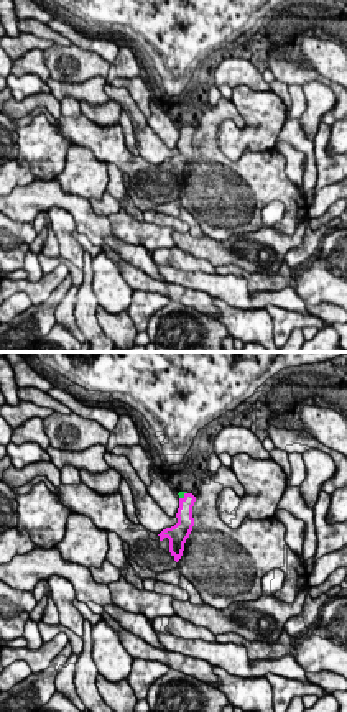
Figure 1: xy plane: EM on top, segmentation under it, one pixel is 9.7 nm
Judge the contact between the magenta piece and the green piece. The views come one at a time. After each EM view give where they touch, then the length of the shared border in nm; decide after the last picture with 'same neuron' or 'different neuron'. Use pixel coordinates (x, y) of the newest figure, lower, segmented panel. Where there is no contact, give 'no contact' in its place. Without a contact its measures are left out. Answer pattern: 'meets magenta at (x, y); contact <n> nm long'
meets magenta at (185, 495); contact 110 nm long

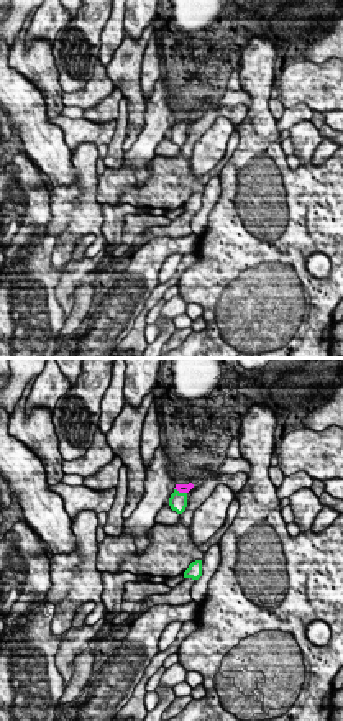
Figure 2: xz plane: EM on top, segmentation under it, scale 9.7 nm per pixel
meets magenta at (181, 491); contact 140 nm long

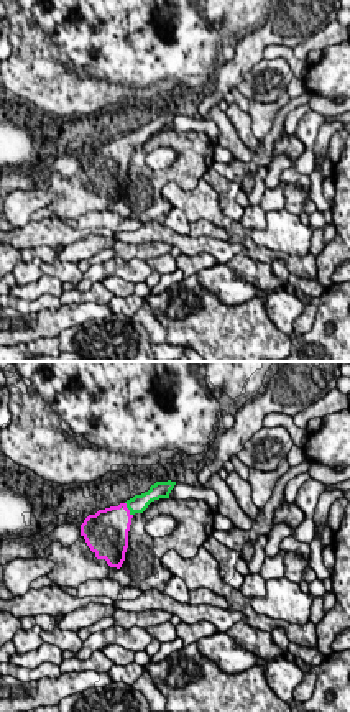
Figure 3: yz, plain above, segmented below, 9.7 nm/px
meets magenta at (127, 508); contact 160 nm long

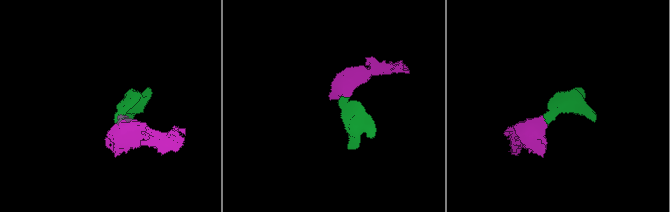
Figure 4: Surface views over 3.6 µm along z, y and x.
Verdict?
same neuron

